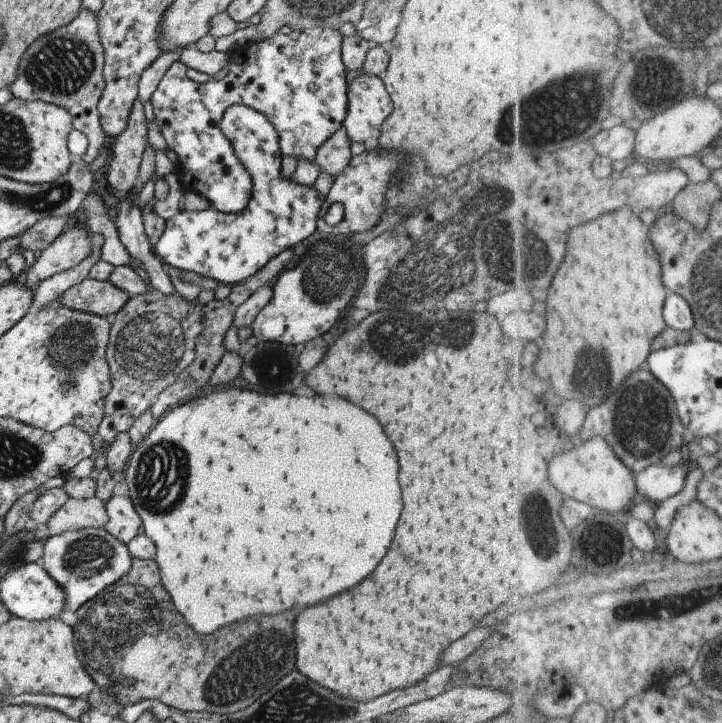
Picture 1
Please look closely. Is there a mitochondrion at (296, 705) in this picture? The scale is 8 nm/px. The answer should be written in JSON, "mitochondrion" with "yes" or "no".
{"mitochondrion":"yes"}

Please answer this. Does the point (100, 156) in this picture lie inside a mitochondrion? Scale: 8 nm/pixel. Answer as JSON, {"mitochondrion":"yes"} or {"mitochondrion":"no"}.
{"mitochondrion":"no"}

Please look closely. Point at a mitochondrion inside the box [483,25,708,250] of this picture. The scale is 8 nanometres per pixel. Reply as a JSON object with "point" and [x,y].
{"point":[569,101]}

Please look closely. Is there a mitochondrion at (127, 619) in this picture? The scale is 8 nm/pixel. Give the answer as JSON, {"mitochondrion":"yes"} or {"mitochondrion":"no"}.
{"mitochondrion":"yes"}

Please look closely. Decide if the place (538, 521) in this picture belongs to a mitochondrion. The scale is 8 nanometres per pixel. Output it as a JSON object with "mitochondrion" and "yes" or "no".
{"mitochondrion":"yes"}

